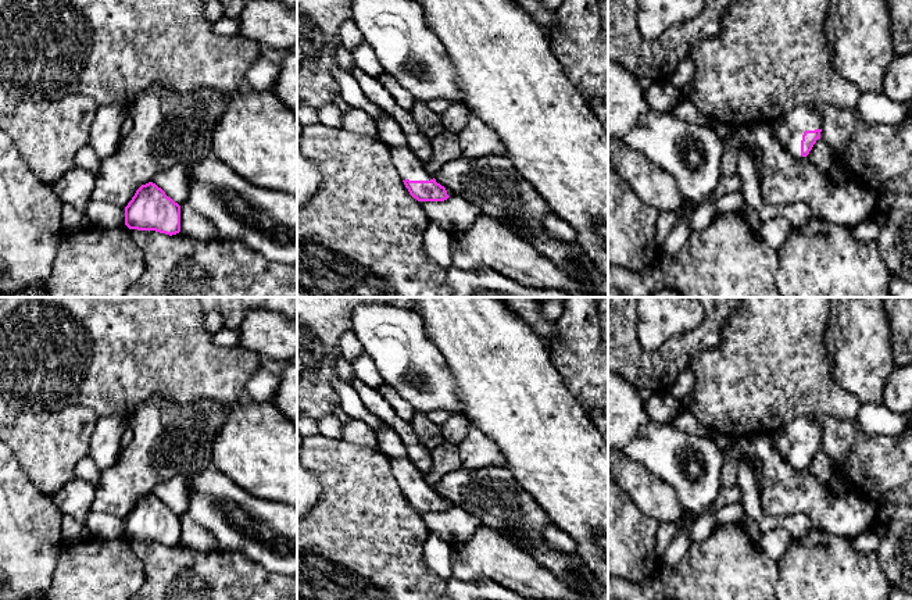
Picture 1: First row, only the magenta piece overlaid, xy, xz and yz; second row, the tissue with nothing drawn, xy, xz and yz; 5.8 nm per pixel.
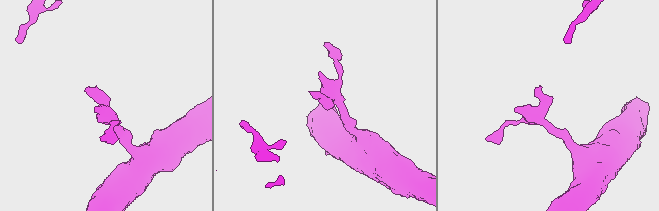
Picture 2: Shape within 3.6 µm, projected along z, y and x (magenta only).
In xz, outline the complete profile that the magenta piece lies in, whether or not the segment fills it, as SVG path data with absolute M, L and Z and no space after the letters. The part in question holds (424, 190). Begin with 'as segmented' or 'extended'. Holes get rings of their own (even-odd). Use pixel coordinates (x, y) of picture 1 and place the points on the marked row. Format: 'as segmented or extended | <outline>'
extended | M408 147L390 149L393 164L409 194L418 201L444 201L444 186L428 172L426 165Z

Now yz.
extended | M809 104L798 106L772 122L779 143L794 157L807 157L822 132L822 117Z

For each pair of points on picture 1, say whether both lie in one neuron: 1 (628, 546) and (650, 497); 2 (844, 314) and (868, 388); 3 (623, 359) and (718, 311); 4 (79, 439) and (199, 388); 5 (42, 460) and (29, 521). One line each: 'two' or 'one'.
1: two
2: one
3: one
4: two
5: two

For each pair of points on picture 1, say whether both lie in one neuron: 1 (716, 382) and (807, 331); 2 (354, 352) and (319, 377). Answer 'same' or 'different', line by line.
1: same
2: different

